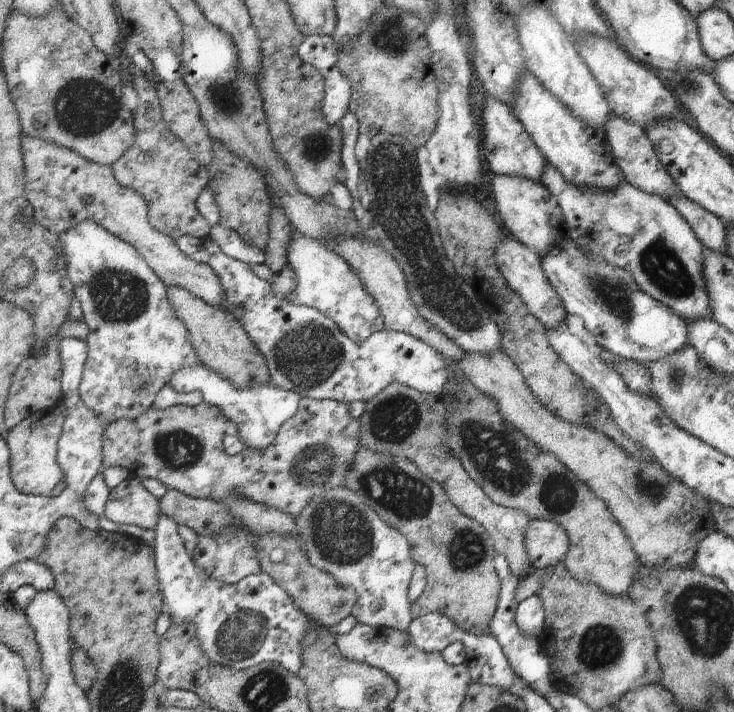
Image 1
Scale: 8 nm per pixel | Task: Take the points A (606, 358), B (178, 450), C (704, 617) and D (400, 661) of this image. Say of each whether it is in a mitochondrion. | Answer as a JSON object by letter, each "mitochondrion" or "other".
{"A":"other","B":"mitochondrion","C":"mitochondrion","D":"other"}

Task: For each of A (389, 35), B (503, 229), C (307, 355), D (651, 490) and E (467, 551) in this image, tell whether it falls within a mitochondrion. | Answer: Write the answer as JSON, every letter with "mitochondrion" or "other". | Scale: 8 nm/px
{"A":"mitochondrion","B":"other","C":"mitochondrion","D":"mitochondrion","E":"mitochondrion"}

